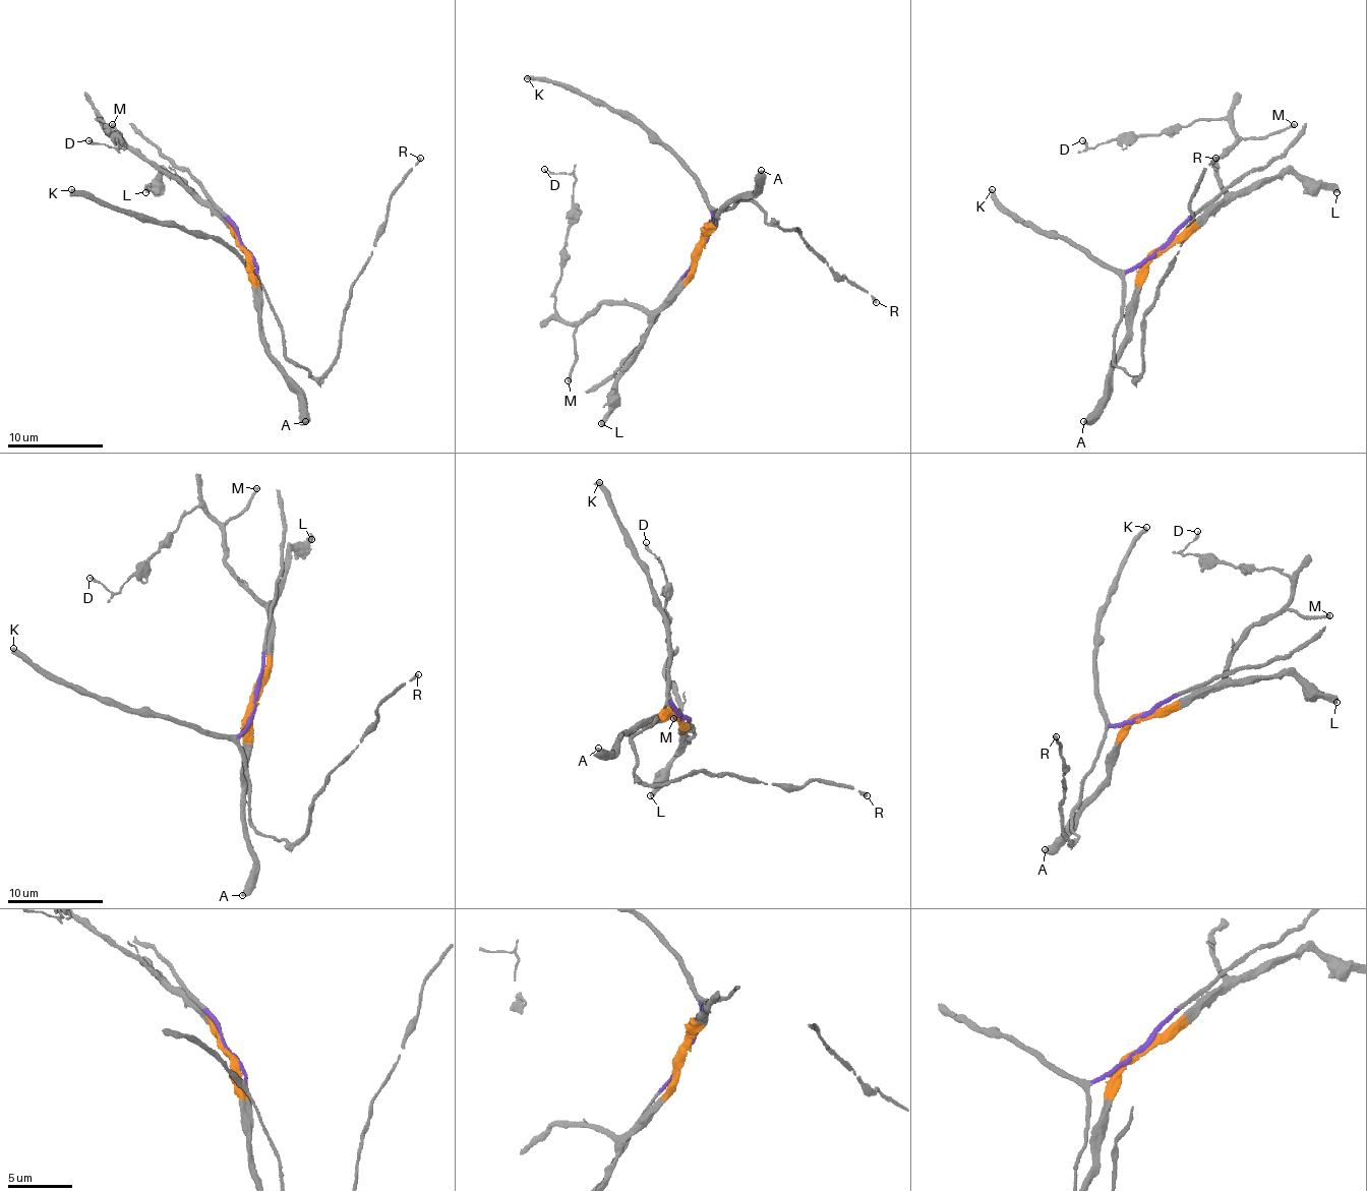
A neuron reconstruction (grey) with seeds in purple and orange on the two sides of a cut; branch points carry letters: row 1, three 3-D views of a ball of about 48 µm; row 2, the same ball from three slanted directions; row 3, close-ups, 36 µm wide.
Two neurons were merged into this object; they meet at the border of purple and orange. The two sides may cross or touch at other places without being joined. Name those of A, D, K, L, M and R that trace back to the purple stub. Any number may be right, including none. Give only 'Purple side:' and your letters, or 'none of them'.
Purple side: K, R

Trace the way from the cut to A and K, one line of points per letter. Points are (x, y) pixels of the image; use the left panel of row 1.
A: (244, 249), (256, 283), (260, 341), (297, 398), (304, 422)
K: (244, 249), (256, 269), (253, 271), (213, 237), (196, 237), (181, 227), (135, 218), (105, 200), (71, 189)

